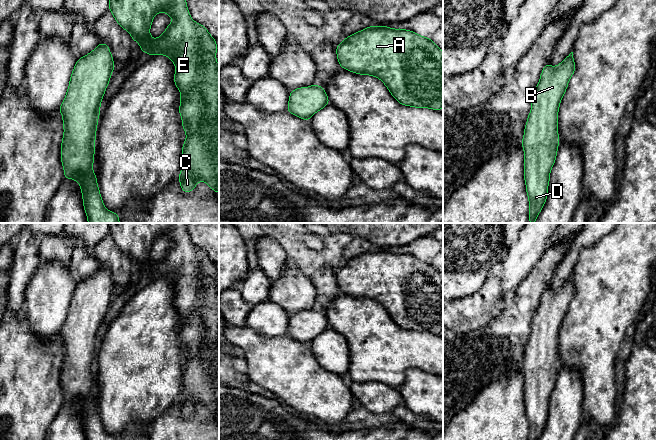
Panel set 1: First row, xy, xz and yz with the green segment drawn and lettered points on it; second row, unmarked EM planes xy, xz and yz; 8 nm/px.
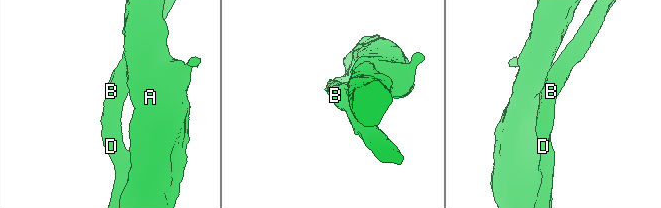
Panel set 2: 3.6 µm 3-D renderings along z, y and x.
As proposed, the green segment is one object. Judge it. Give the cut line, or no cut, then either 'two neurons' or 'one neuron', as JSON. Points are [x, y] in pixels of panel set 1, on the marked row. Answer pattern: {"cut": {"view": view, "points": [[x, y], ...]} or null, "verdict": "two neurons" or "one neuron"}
{"cut": null, "verdict": "one neuron"}

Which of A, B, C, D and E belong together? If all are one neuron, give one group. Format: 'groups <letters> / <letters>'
groups A B C D E

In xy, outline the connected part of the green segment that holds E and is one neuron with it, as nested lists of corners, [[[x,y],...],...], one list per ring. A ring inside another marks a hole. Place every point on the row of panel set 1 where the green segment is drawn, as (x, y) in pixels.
[[[109,0],[109,10],[111,11],[115,20],[118,22],[119,26],[130,33],[133,41],[137,41],[139,43],[139,46],[142,52],[152,56],[165,55],[173,61],[176,67],[176,72],[174,74],[174,83],[181,93],[179,114],[182,118],[183,129],[186,132],[186,140],[182,146],[183,165],[182,165],[182,170],[179,176],[177,177],[180,180],[180,186],[182,188],[182,191],[186,193],[191,192],[195,189],[196,184],[199,181],[203,181],[207,183],[208,186],[213,191],[219,193],[219,154],[218,154],[218,149],[219,149],[219,139],[218,139],[218,136],[219,136],[219,65],[216,60],[216,51],[218,48],[216,44],[216,39],[214,39],[209,34],[205,26],[192,20],[189,10],[187,8],[186,0]],[[159,12],[165,12],[173,20],[168,25],[168,27],[165,29],[165,31],[160,37],[153,39],[150,36],[150,27],[151,27],[154,16],[157,15]]]

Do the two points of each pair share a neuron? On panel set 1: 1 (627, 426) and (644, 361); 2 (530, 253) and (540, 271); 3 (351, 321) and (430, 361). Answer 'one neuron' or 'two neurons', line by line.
1: one neuron
2: two neurons
3: one neuron

